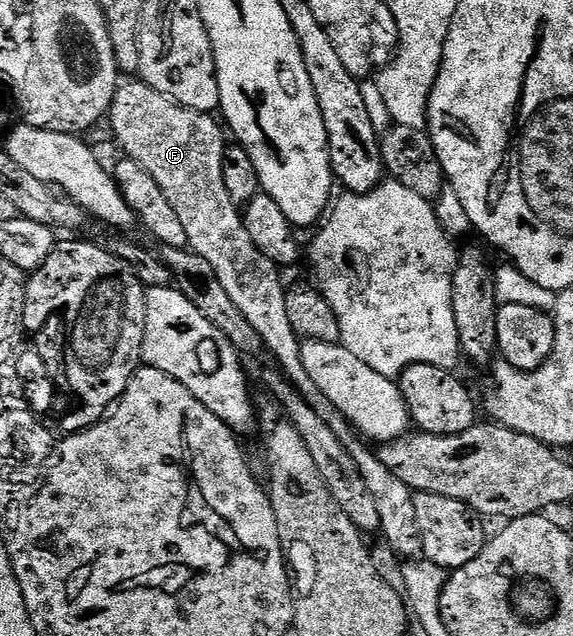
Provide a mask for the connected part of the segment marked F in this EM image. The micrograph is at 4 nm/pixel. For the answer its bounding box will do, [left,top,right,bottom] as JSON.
[108,81,424,557]

